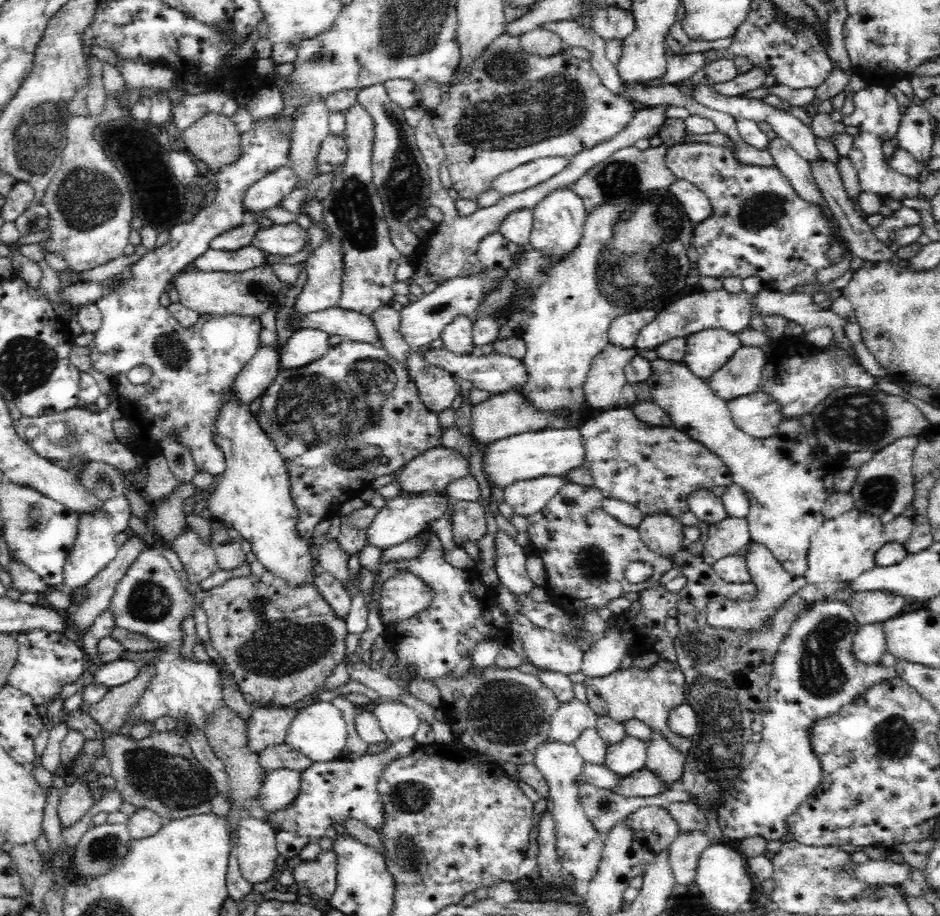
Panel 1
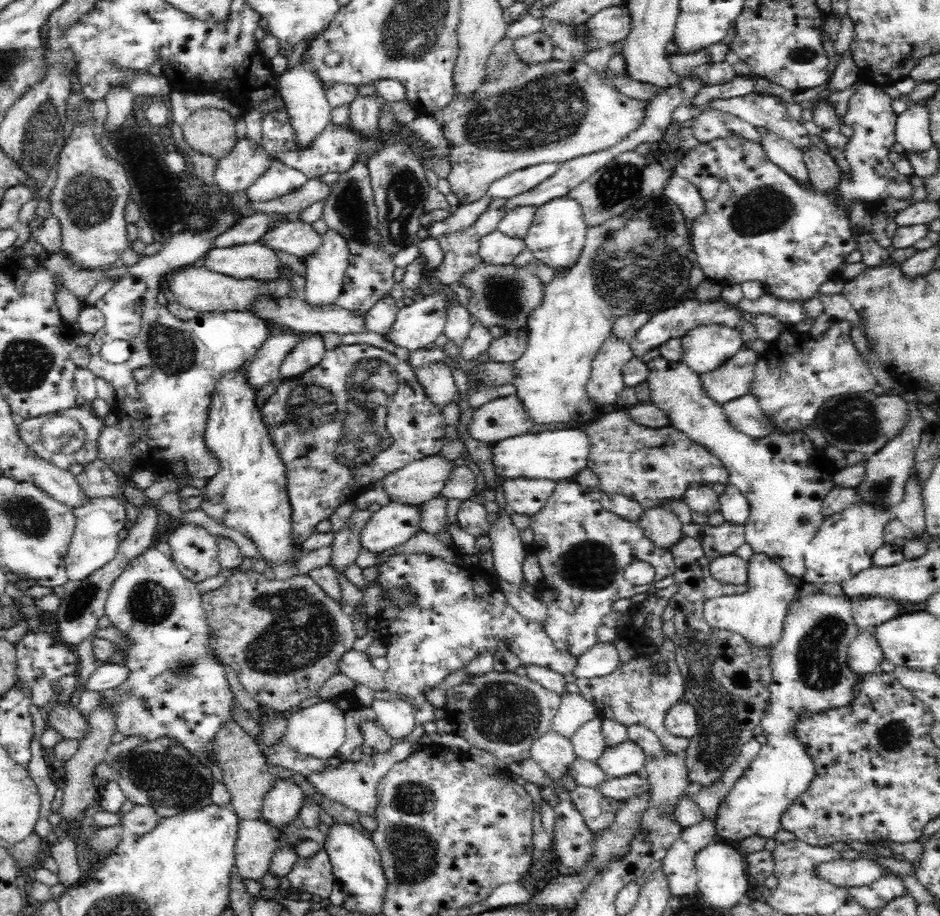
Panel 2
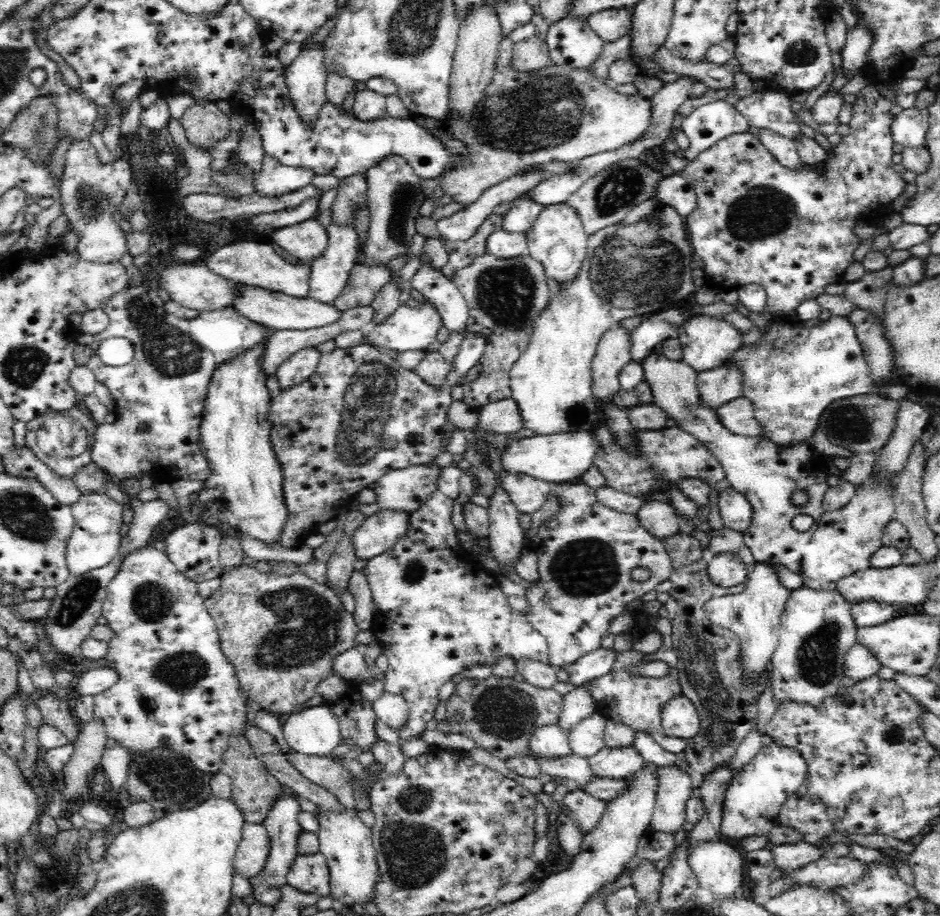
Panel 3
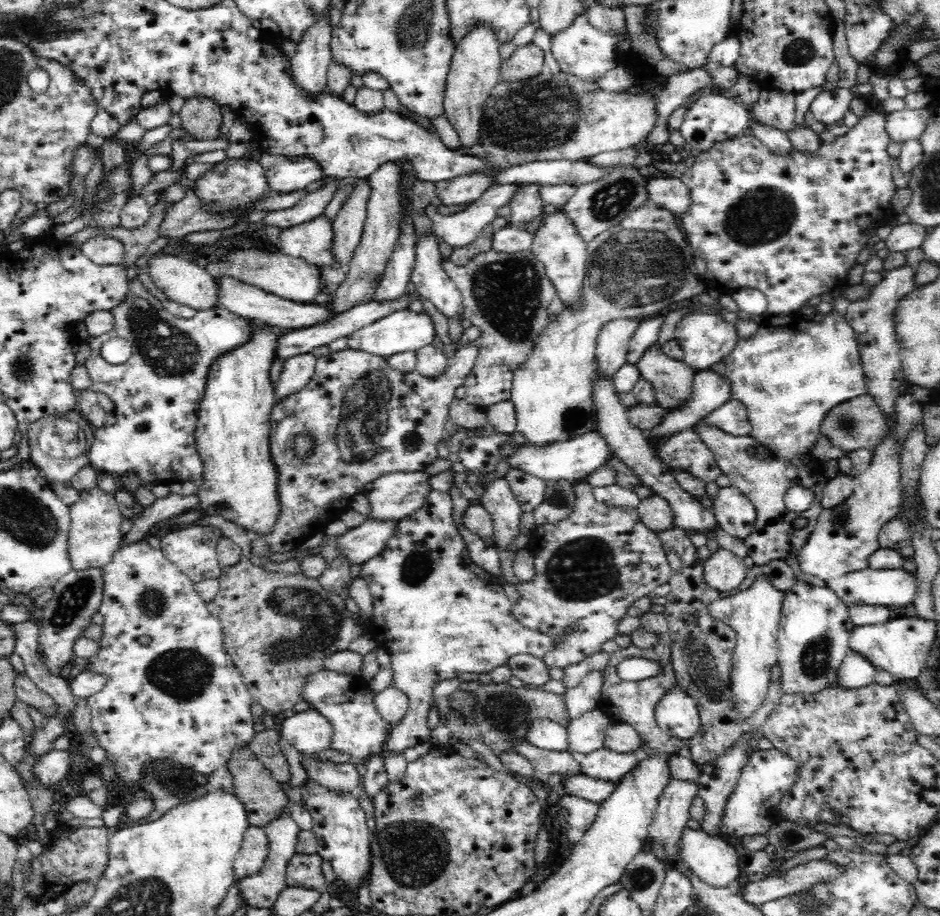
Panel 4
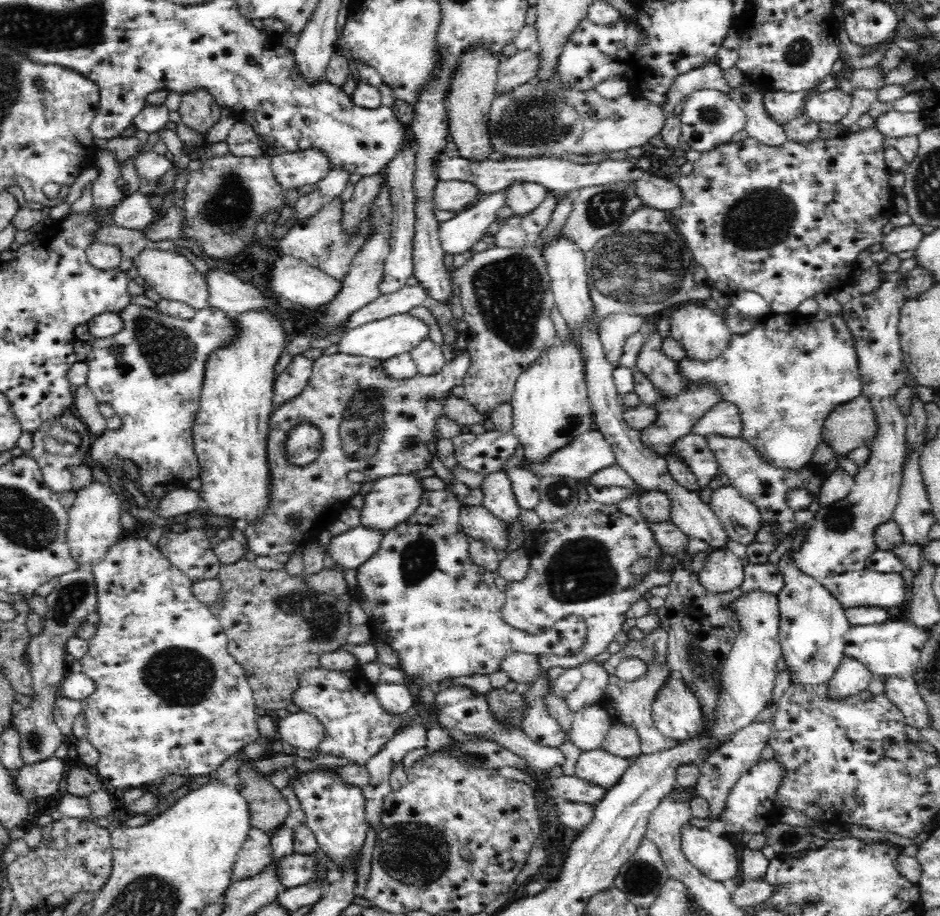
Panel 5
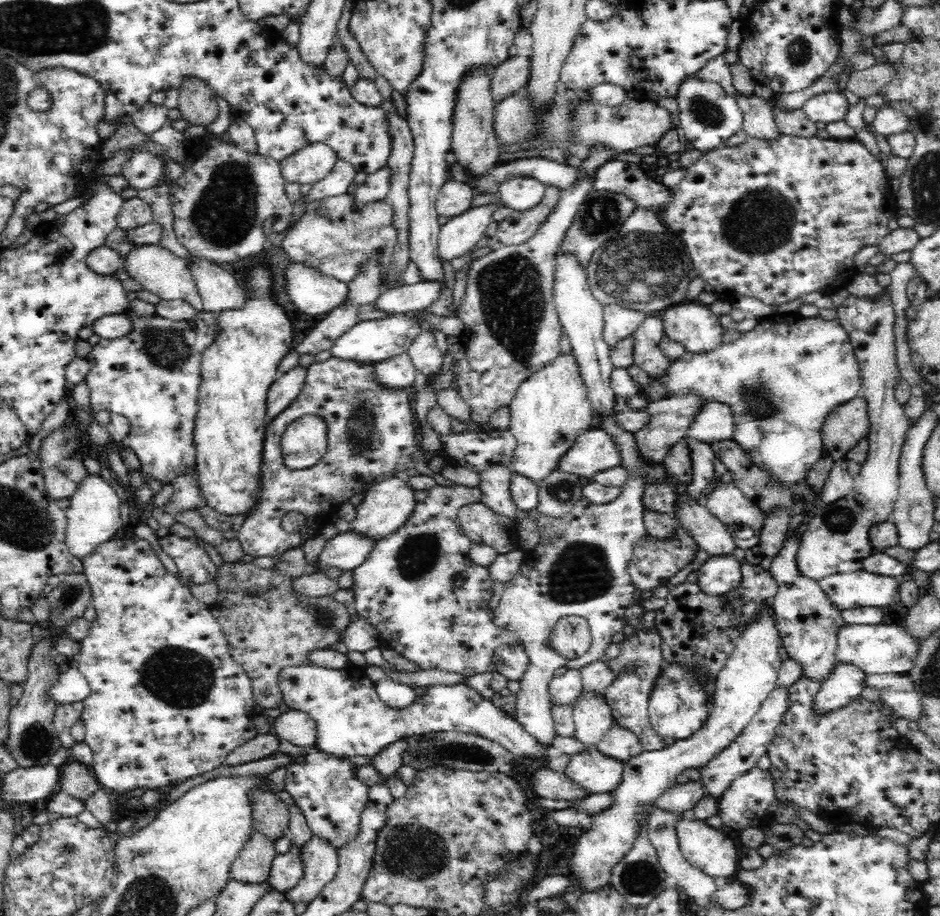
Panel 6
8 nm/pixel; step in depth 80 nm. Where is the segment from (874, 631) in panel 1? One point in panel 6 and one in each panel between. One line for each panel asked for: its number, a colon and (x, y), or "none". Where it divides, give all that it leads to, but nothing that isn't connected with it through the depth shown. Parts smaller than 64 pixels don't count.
2: (864, 655)
3: (858, 665)
4: (855, 671)
5: (851, 677)
6: (846, 682)

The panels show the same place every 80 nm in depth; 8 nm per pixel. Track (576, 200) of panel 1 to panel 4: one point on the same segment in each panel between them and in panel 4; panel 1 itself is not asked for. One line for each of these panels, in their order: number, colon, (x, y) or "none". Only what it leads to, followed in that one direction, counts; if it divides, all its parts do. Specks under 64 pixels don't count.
2: (556, 237)
3: (557, 239)
4: (556, 243)

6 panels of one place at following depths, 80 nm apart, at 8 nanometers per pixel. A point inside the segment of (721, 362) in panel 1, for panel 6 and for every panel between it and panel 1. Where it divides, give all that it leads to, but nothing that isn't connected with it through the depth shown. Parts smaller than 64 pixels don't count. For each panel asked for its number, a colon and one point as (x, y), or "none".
2: (708, 346)
3: (707, 342)
4: (706, 339)
5: (703, 334)
6: (693, 325)

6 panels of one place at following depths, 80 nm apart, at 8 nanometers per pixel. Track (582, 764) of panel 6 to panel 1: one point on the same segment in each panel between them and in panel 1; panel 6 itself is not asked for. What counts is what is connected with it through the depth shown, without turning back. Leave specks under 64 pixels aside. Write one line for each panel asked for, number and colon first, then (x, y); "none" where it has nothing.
1: (629, 755)
2: (620, 760)
3: (616, 763)
4: (607, 765)
5: (597, 767)

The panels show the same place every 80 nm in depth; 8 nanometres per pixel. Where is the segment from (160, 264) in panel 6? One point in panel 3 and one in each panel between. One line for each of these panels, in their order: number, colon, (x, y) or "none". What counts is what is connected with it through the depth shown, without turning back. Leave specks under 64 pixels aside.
3: (195, 286)
4: (184, 282)
5: (175, 278)

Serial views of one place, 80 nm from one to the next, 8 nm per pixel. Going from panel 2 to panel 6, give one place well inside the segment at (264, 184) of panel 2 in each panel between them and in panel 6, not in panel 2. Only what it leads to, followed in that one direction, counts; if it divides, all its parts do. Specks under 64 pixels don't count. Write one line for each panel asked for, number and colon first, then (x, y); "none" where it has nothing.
3: (274, 179)
4: (284, 175)
5: (293, 170)
6: (312, 163)

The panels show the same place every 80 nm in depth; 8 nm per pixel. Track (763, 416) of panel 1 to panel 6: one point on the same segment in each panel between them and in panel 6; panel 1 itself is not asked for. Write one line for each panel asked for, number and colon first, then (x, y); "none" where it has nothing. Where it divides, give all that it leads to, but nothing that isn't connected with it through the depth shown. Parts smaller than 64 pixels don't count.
2: (744, 414)
3: (737, 416)
4: (731, 417)
5: (723, 420)
6: (715, 422)

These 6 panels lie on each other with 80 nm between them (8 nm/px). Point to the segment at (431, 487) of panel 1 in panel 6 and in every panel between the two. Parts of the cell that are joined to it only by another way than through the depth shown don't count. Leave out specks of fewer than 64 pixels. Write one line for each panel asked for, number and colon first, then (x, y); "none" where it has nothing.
2: (419, 481)
3: (405, 490)
4: (394, 497)
5: (391, 501)
6: (386, 506)

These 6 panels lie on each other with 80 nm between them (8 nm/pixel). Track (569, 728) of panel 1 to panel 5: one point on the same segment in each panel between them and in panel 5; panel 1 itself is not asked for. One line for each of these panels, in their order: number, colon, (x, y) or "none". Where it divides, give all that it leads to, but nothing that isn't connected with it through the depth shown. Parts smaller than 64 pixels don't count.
2: (574, 710)
3: (577, 704)
4: (583, 697)
5: (592, 686)

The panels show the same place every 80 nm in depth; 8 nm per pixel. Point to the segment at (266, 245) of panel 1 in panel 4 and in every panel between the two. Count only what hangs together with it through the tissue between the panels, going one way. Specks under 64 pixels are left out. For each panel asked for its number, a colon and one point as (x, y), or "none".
2: (297, 238)
3: (306, 241)
4: (313, 241)

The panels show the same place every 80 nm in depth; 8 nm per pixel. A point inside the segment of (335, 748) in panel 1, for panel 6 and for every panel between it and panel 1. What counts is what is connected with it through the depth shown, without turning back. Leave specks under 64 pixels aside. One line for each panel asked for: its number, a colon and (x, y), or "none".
2: (318, 731)
3: (313, 731)
4: (308, 731)
5: (300, 729)
6: (295, 726)

